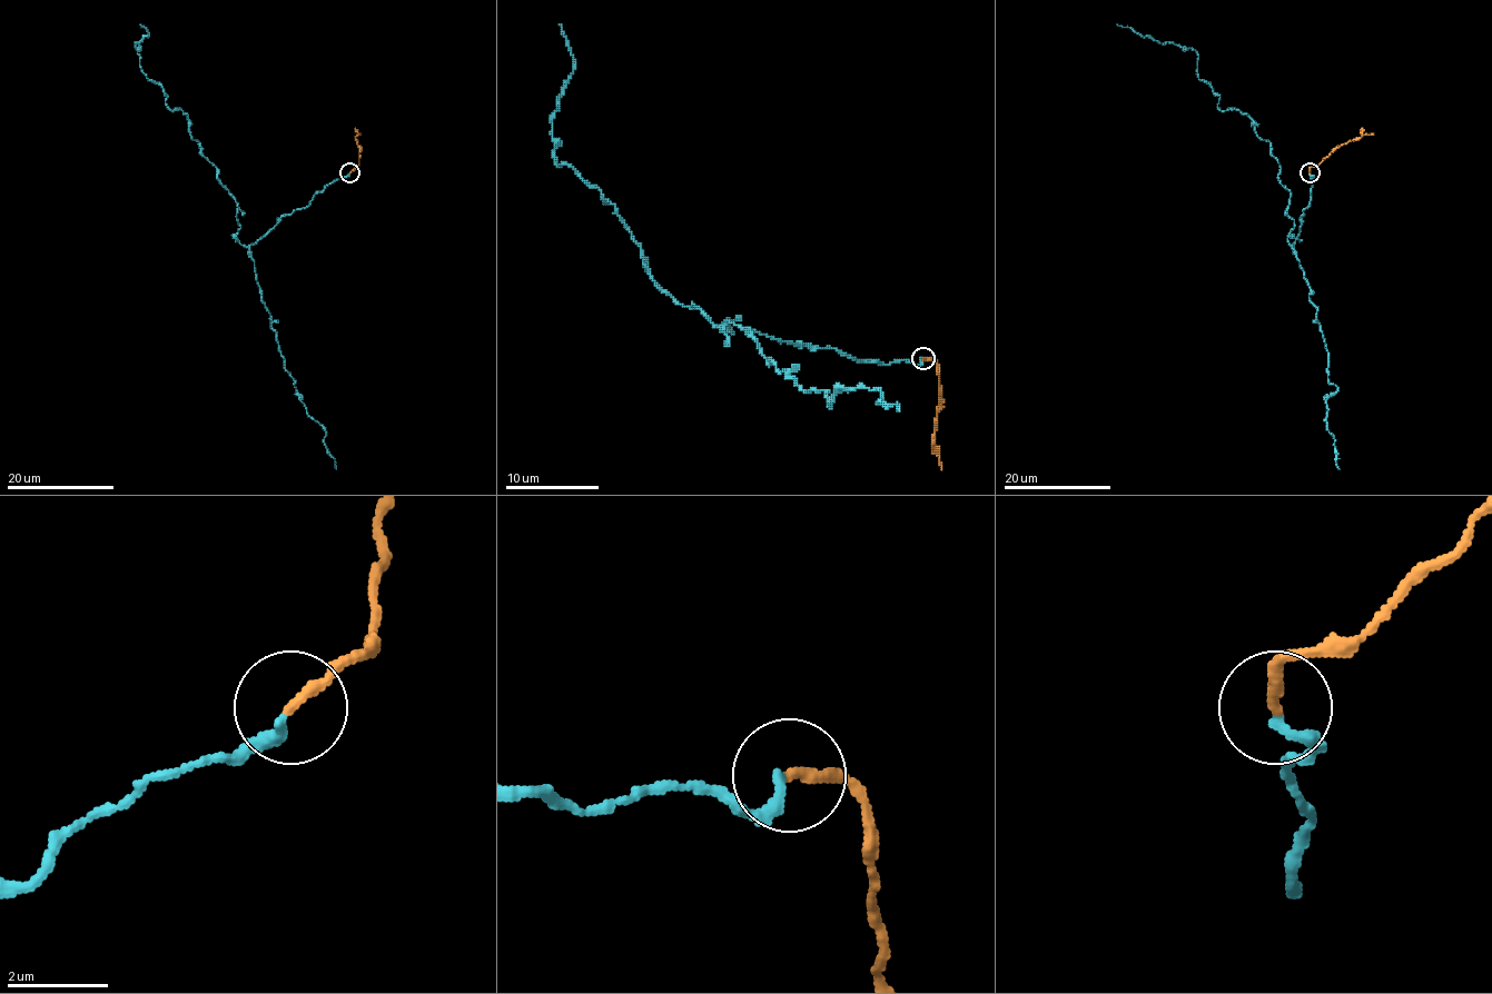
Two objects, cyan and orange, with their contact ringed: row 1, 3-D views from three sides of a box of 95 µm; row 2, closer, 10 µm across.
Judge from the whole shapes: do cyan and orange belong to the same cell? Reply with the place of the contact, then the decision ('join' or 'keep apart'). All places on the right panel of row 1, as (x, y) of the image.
at (1310, 172); join

